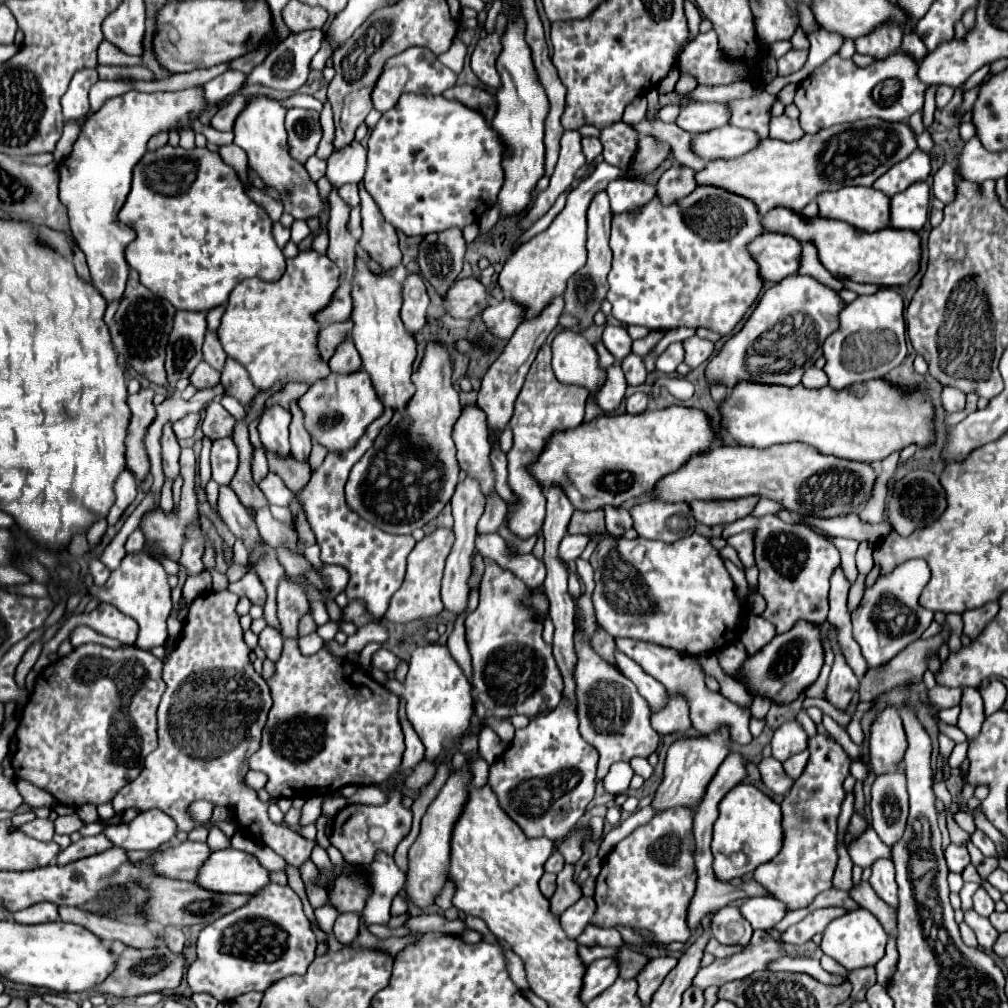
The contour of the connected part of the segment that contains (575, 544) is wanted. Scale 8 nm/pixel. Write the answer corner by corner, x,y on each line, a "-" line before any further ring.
578,534
578,536
566,536
559,545
560,558
566,562
575,561
584,552
588,540
590,538
582,536
582,534

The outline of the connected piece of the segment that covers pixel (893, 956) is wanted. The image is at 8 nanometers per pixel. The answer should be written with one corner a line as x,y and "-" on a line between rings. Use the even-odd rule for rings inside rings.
888,936
886,954
884,954
884,958
876,964
876,976
878,976
878,982
880,982
880,984
888,984
888,980
892,978
896,966
898,966
896,938

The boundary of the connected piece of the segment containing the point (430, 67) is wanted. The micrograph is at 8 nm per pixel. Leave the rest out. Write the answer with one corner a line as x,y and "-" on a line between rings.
416,46
416,48
408,48
408,50
404,50
404,52
386,60
384,70
382,70
380,78
376,80
376,86
374,86
370,98
372,98
374,108
384,114
386,110
390,110
398,102
400,94
404,94
404,92
442,94
444,90
452,88
454,84
456,84
456,74
450,68
446,68
444,64
440,64
438,58
428,48

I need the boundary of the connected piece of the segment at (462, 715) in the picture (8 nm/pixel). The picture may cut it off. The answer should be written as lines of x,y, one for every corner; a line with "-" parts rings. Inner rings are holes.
422,644
412,652
410,658
410,672
406,676
406,682
399,683
389,679
386,687
390,692
406,700
406,714
412,722
416,734
420,736
422,744
426,746
426,758
434,760
440,756
446,744
452,744
456,738
460,738
468,726
472,716
472,698
470,698
470,684
458,666
458,662
452,658
450,650
442,644

